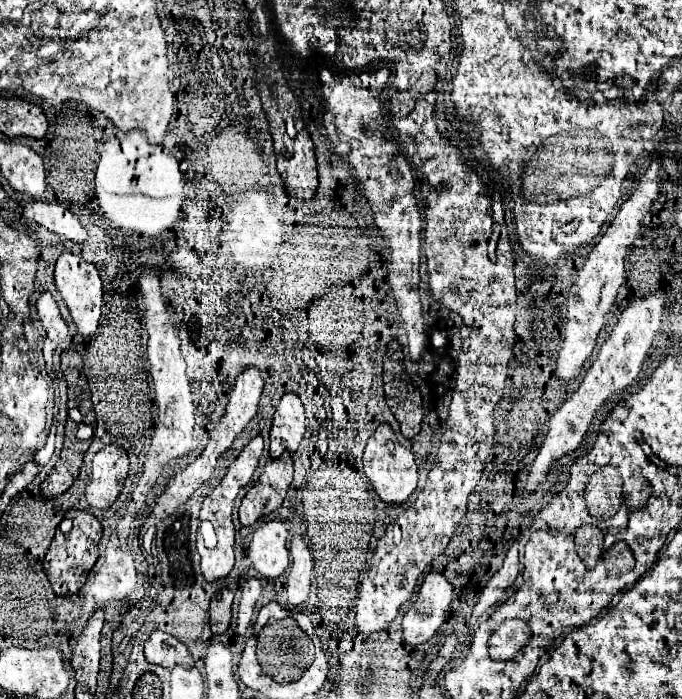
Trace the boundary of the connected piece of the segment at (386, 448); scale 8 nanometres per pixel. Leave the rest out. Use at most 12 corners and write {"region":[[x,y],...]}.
{"region":[[390,424],[370,436],[364,472],[376,494],[402,504],[414,492],[414,454]]}

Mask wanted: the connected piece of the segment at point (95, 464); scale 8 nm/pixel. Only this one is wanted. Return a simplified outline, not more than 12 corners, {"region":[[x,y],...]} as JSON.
{"region":[[114,444],[92,460],[86,498],[108,508],[128,474],[128,454]]}

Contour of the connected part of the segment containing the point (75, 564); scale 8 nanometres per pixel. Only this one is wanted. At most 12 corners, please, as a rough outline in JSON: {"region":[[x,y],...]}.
{"region":[[70,510],[74,522],[44,556],[58,596],[84,586],[98,560],[102,524]]}

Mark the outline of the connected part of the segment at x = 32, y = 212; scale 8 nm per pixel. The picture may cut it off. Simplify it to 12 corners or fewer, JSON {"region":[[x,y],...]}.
{"region":[[28,202],[24,216],[72,242],[88,238],[58,202]]}

